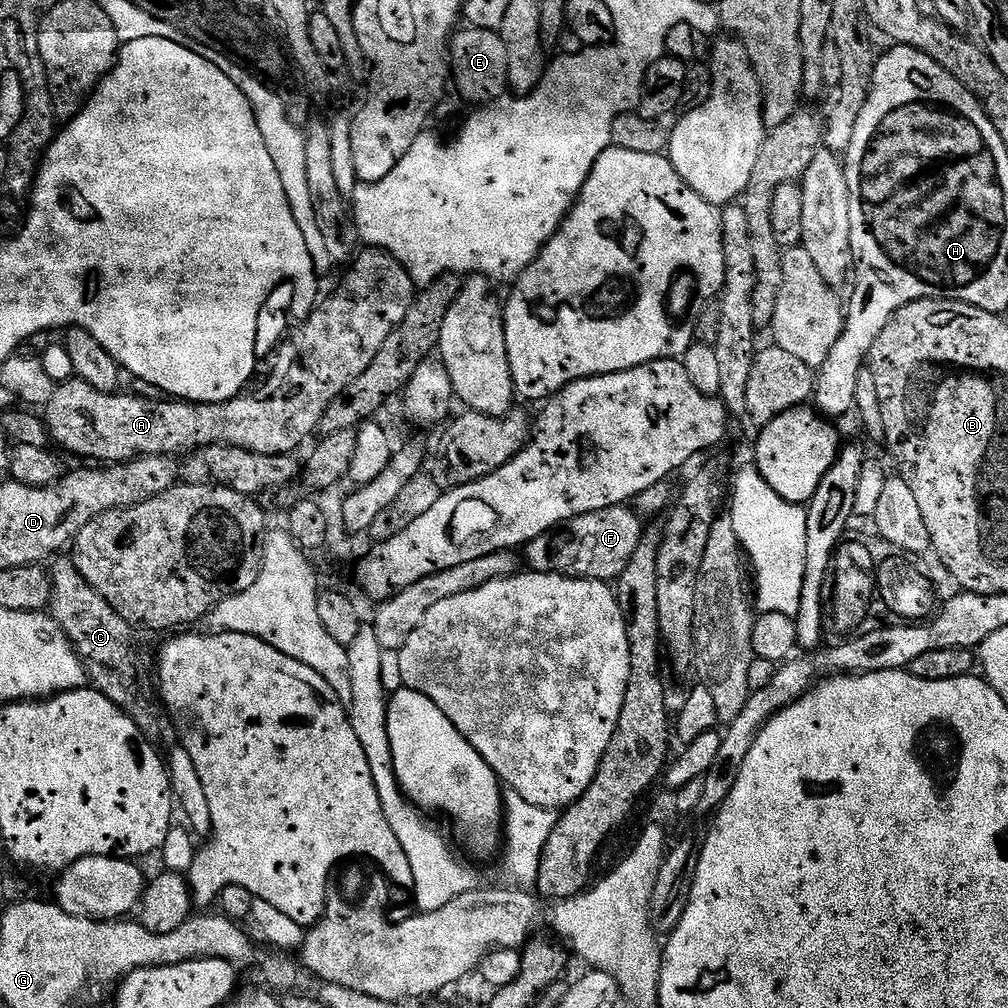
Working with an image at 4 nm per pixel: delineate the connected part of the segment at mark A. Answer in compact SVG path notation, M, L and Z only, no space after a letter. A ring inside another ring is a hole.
M377 246L363 252L364 249L347 265L348 273L333 290L332 297L321 299L308 319L295 329L297 332L277 350L272 369L261 384L253 383L234 398L217 404L193 404L175 398L156 401L147 400L144 396L123 396L120 390L96 390L90 382L79 378L66 380L54 390L54 398L50 398L42 412L49 437L57 444L55 447L65 448L76 456L85 456L88 459L85 461L107 462L109 465L123 464L135 456L180 458L183 452L192 452L195 448L203 450L212 444L229 444L258 454L286 456L295 453L295 448L302 447L312 435L317 435L330 402L344 395L354 378L360 377L366 366L378 358L378 350L382 350L386 338L390 338L402 318L406 318L406 310L410 310L412 301L416 299L417 285L412 285L412 276L404 269L407 267L394 259L391 251Z

